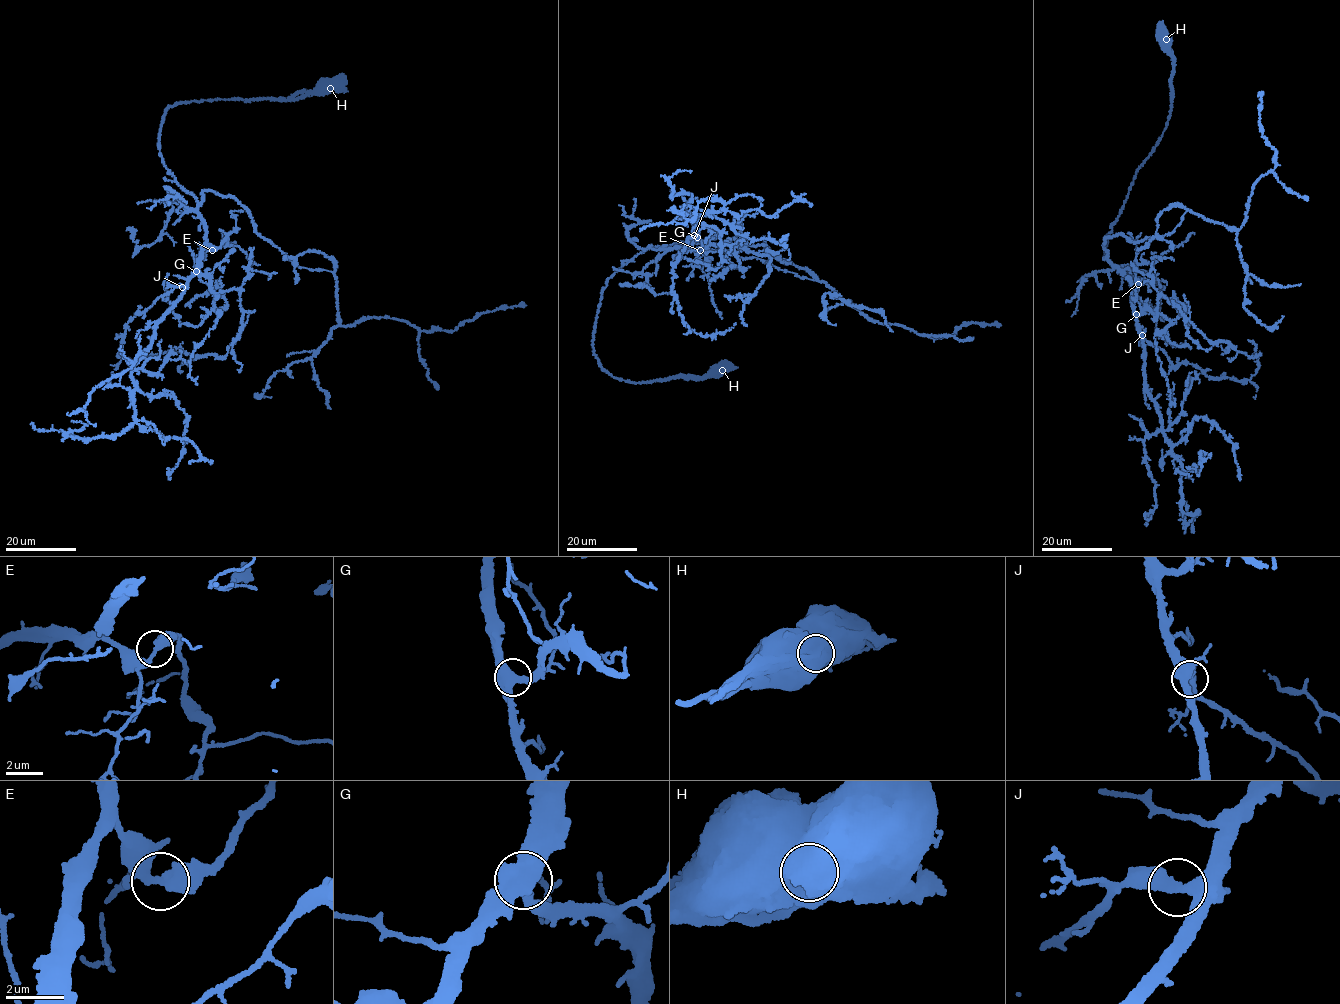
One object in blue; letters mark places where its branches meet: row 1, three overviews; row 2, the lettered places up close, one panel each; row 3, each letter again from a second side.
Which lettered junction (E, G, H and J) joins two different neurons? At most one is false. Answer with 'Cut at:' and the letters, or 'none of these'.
Cut at: H

